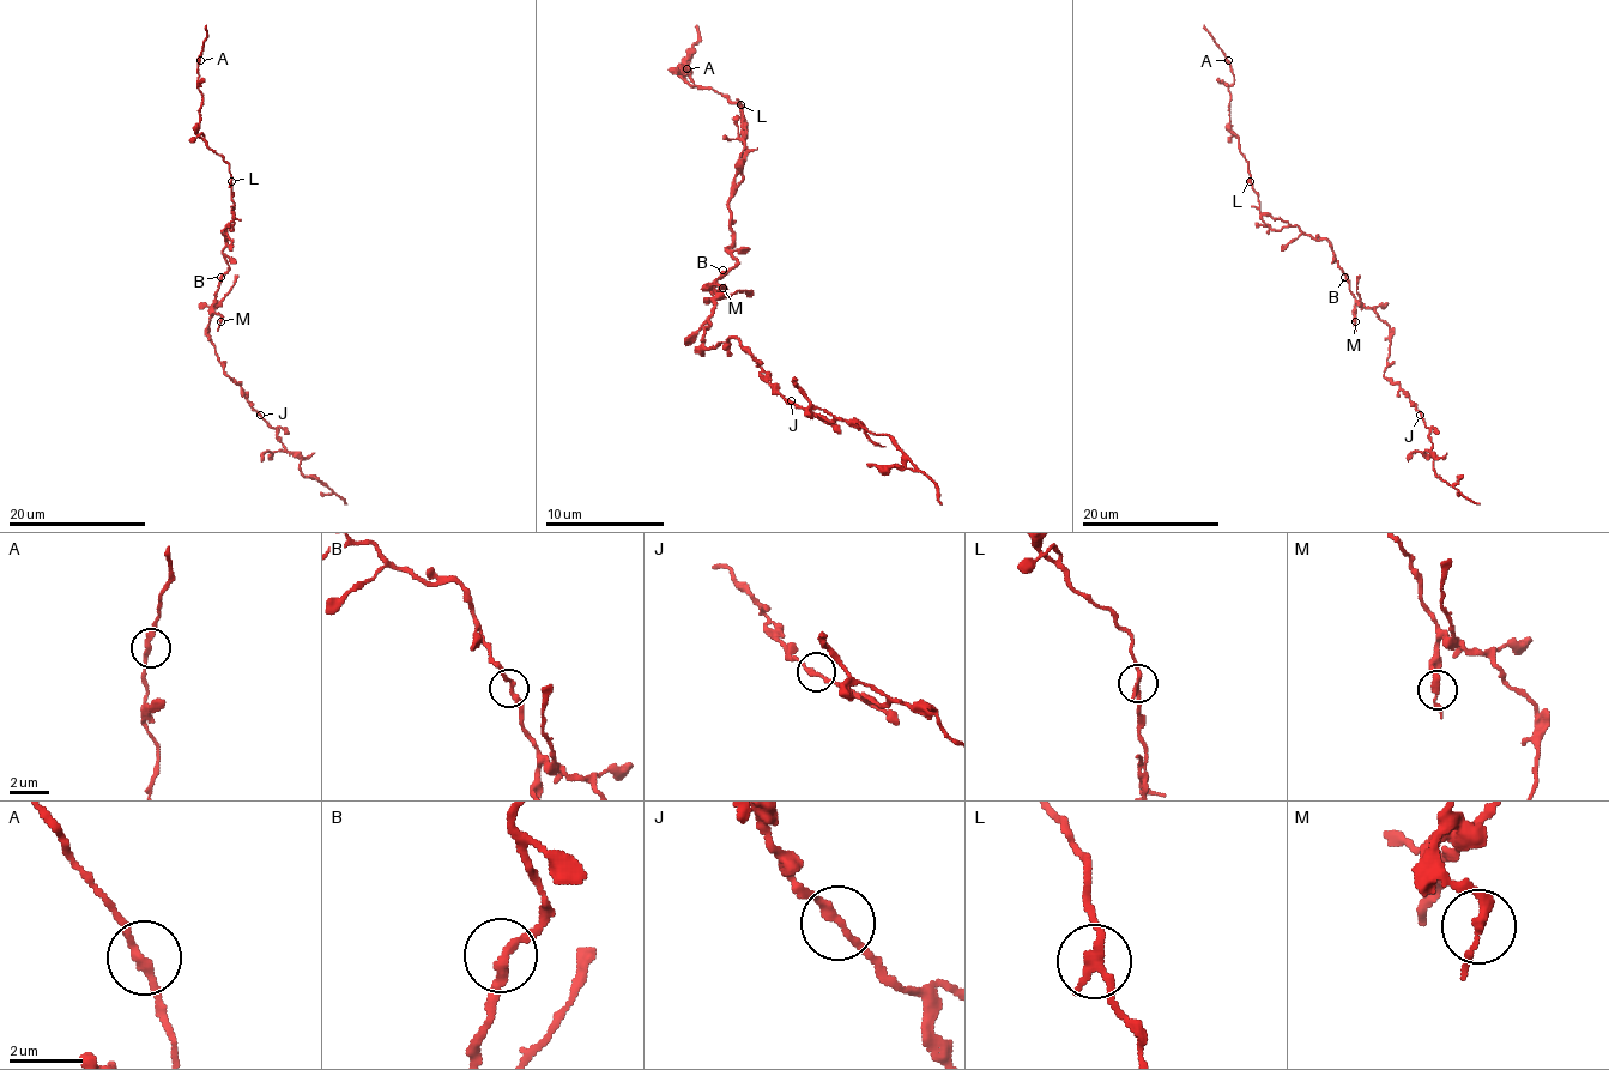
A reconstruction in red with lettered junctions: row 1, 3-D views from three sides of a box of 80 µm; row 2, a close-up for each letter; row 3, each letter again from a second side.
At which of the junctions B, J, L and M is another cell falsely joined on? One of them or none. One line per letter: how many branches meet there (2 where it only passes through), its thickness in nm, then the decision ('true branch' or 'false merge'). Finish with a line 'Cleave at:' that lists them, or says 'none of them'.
B: branches 2; calibre 220 nm; true branch
J: branches 2; calibre 200 nm; true branch
L: branches 2; calibre 220 nm; true branch
M: branches 2; calibre 220 nm; true branch
Cleave at: none of them

